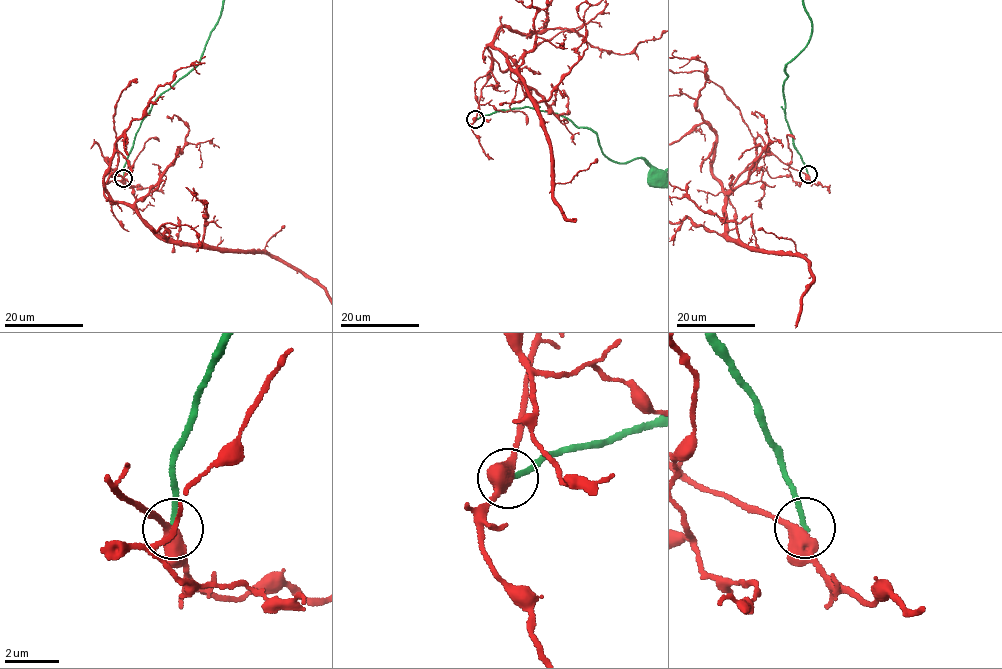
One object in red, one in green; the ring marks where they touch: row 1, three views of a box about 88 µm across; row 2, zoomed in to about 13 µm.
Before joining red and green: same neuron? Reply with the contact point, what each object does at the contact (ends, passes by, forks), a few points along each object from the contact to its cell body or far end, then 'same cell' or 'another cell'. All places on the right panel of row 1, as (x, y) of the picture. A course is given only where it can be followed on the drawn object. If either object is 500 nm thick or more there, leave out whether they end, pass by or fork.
place (808, 174); red passes by; green ends; course red (808, 174), (766, 155), (723, 214), (728, 237), (805, 256); course green (808, 174), (786, 120), (782, 92), (787, 76), (784, 71), (809, 39), (812, 24); another cell

